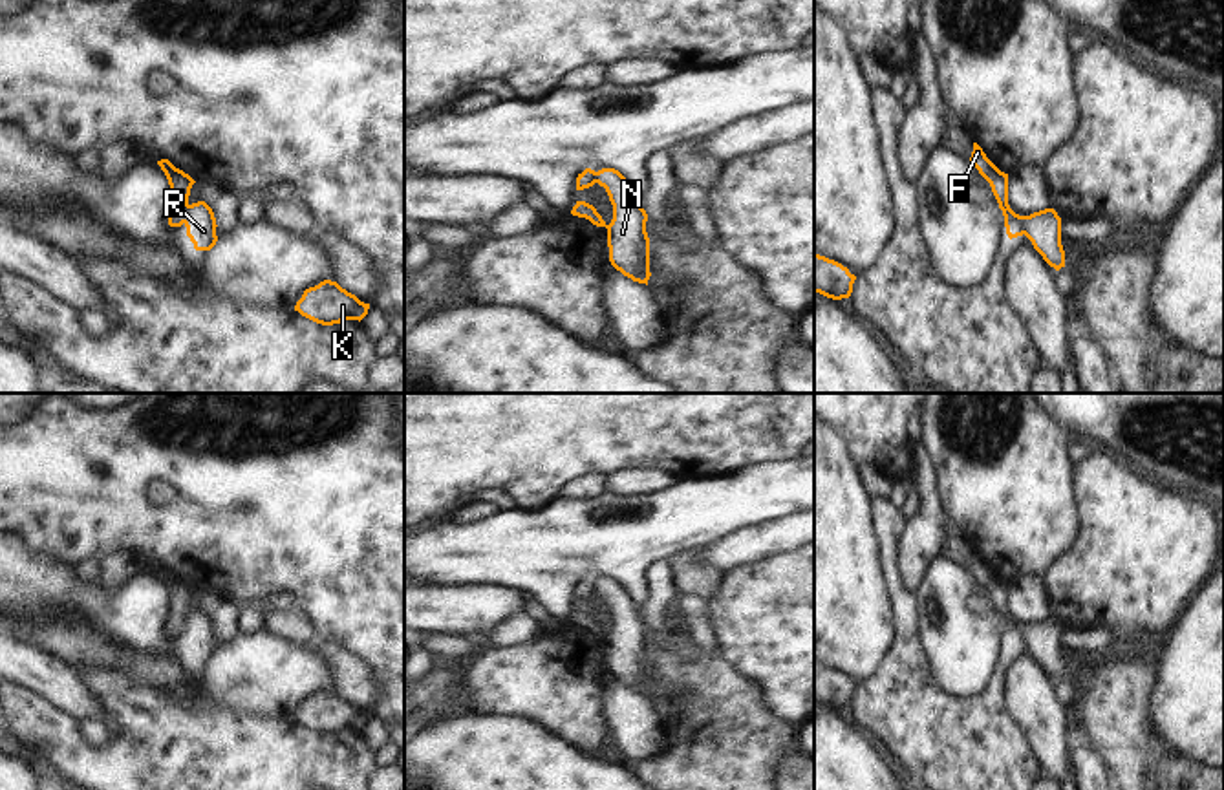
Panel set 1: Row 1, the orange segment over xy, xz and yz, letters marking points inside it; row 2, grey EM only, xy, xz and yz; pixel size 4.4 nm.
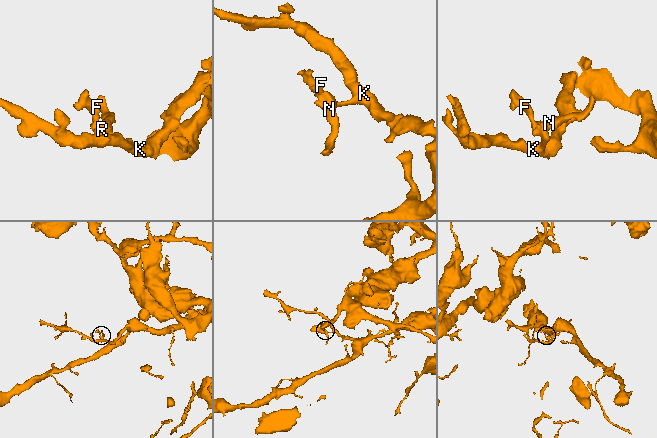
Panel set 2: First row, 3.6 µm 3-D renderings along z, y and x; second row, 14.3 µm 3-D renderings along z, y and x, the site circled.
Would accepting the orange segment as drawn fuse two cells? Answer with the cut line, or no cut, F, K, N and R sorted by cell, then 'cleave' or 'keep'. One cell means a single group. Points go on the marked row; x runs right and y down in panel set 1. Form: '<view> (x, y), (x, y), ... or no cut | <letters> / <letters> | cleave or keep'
yz (1016, 214), (1023, 233) | F K / N R | cleave

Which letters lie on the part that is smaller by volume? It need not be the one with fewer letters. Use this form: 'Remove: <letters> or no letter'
Remove: N, R

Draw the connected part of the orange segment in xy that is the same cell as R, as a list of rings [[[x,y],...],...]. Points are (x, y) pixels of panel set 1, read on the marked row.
[[[198,201],[185,210],[187,236],[194,243],[196,251],[210,251],[216,241],[216,218],[212,208],[205,201]]]

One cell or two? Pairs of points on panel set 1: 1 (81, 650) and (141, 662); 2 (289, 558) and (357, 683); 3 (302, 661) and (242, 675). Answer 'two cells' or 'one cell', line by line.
1: one cell
2: two cells
3: one cell

